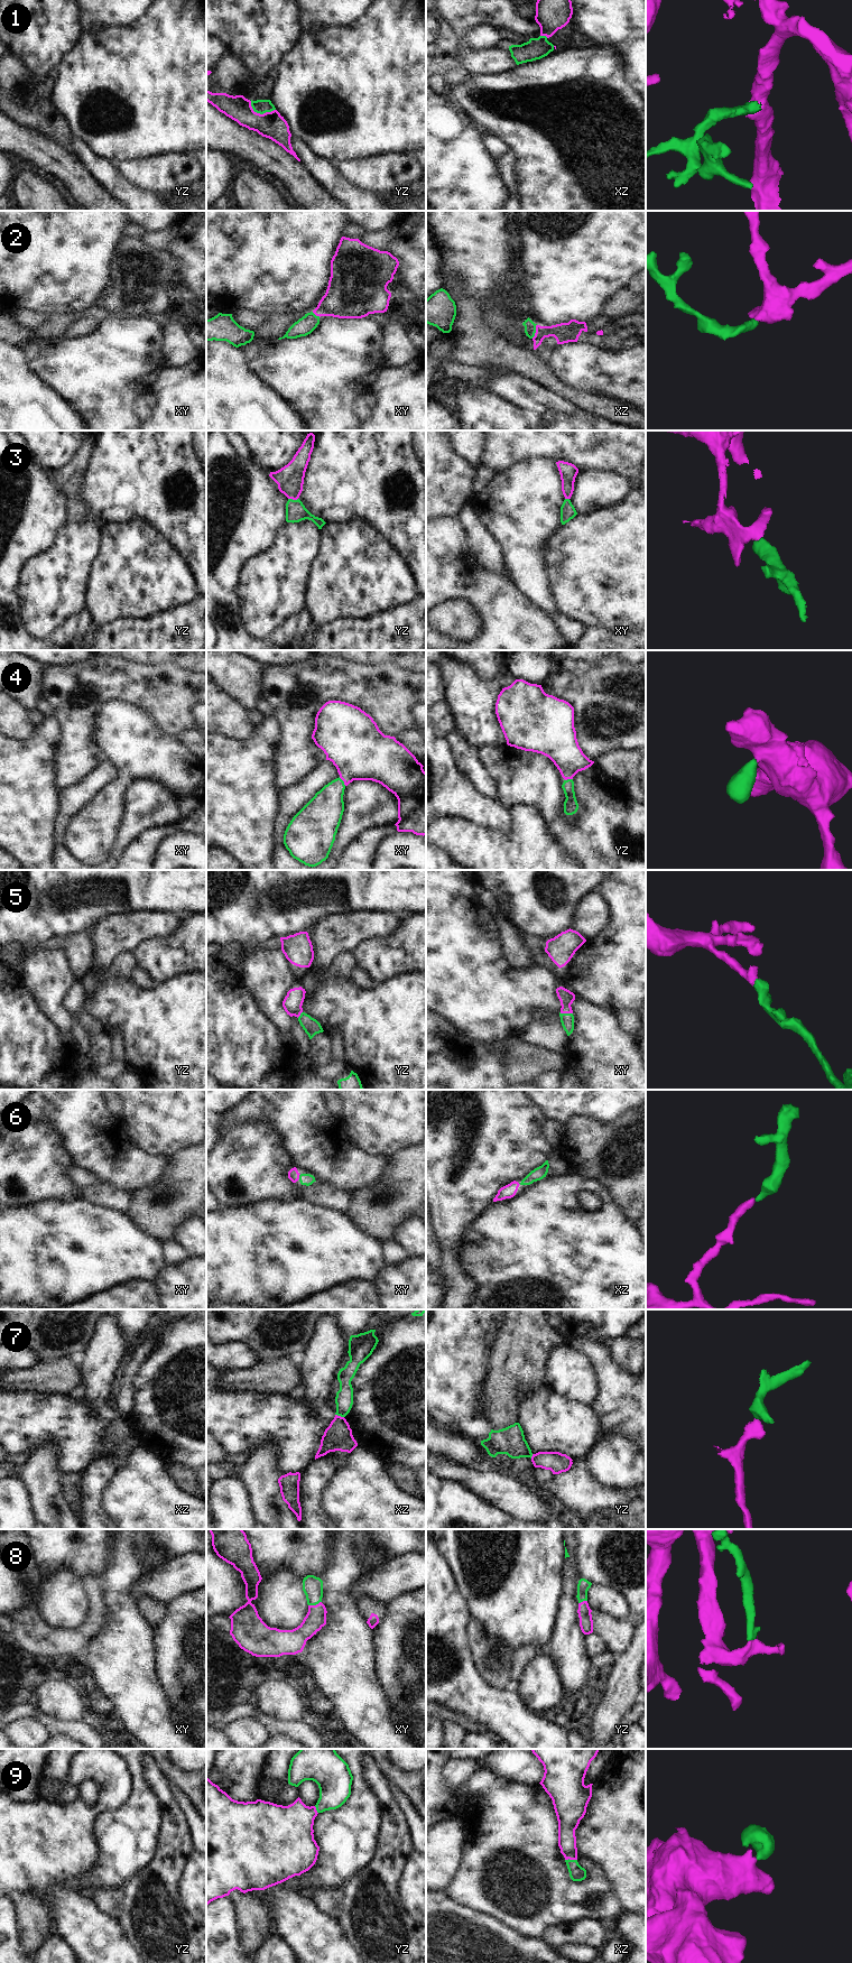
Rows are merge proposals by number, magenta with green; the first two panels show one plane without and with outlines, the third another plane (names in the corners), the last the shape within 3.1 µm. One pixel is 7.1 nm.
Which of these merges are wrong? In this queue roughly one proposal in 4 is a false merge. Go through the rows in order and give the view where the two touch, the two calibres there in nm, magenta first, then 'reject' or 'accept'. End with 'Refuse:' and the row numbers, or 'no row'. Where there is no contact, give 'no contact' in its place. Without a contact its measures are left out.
1: contact in yz; calibres 190 and 100 nm; accept
2: contact in xz; calibres 140 and 80 nm; accept
3: contact in yz; calibres 190 and 140 nm; accept
4: contact in xy; calibres 420 and 260 nm; accept
5: contact in xy; calibres 110 and 100 nm; accept
6: contact in xy; calibres 80 and 90 nm; accept
7: contact in xz; calibres 200 and 130 nm; reject
8: contact in xy; calibres 150 and 140 nm; accept
9: contact in xz; calibres 140 and 110 nm; accept
Refuse: 7

